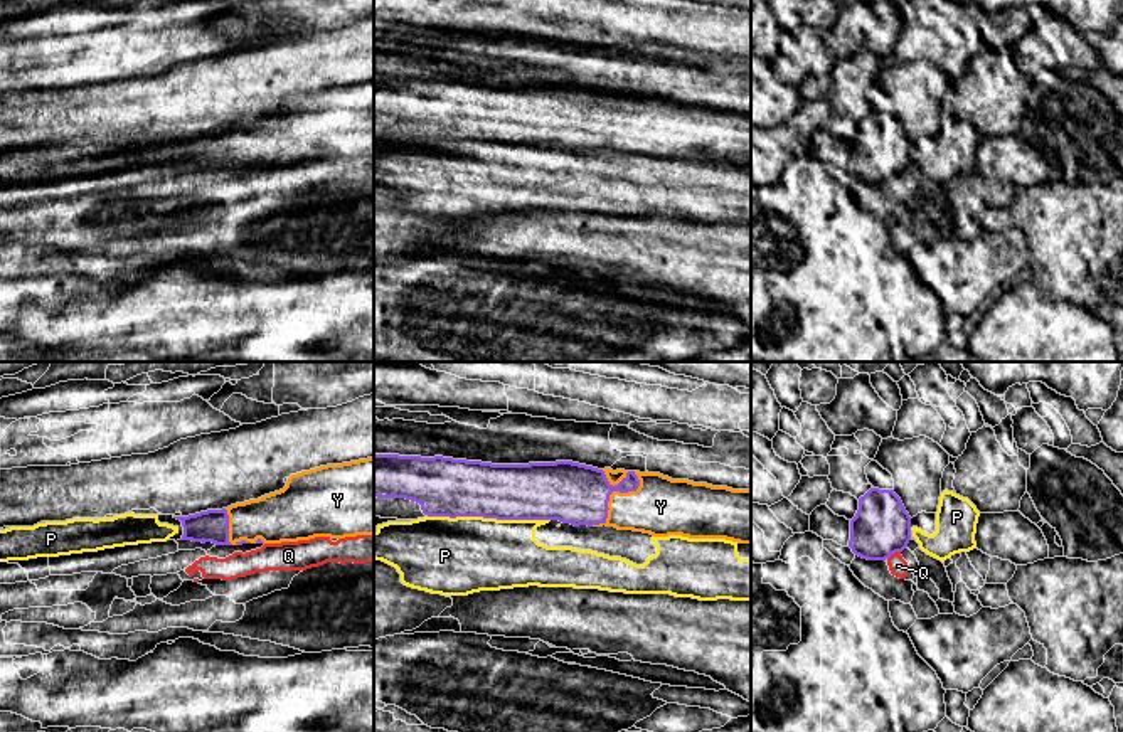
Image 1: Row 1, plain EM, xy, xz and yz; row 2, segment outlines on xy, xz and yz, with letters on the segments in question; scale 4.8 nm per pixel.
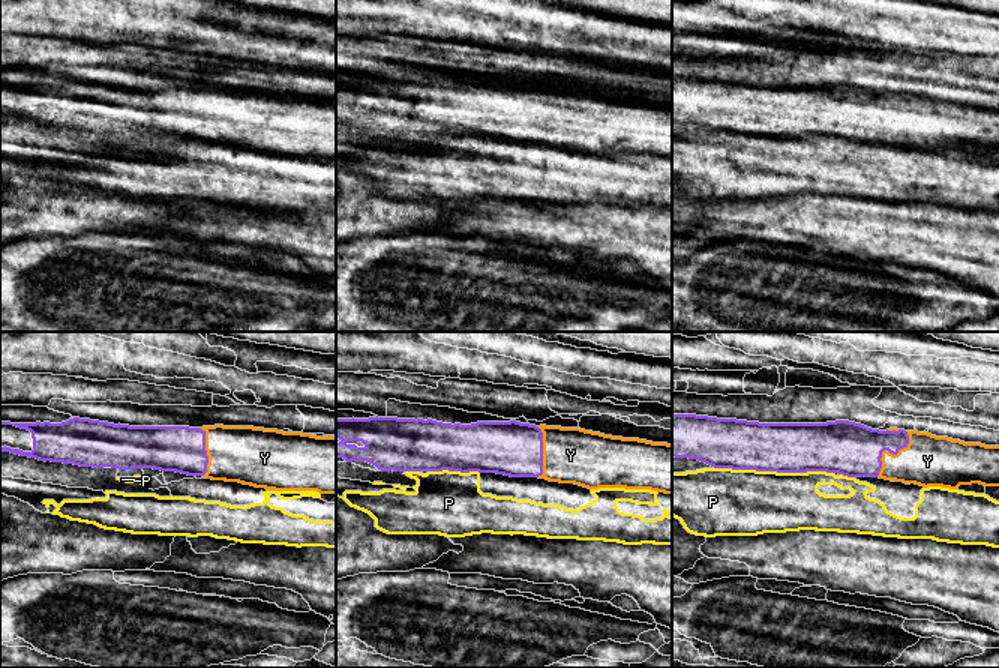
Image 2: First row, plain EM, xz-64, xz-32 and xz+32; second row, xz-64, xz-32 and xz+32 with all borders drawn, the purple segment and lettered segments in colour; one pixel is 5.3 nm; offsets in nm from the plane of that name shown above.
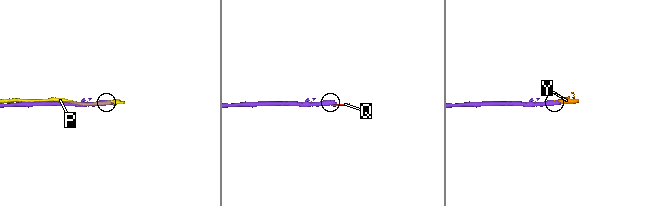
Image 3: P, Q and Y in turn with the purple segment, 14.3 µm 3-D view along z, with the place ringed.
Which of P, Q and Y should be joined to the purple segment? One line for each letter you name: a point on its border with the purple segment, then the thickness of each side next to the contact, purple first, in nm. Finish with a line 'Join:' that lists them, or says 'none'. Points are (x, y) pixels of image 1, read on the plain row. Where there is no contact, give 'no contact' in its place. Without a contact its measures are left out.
Y: contact xz (613, 113); calibres 300 and 280 nm
Join: Y

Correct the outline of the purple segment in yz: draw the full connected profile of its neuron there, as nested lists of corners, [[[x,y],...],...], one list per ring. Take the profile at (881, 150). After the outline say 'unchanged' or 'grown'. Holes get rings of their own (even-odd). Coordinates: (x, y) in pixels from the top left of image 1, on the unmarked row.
[[[870,111],[859,121],[859,133],[850,143],[852,175],[867,183],[886,183],[896,175],[902,175],[911,163],[911,140],[894,113]]]; unchanged

